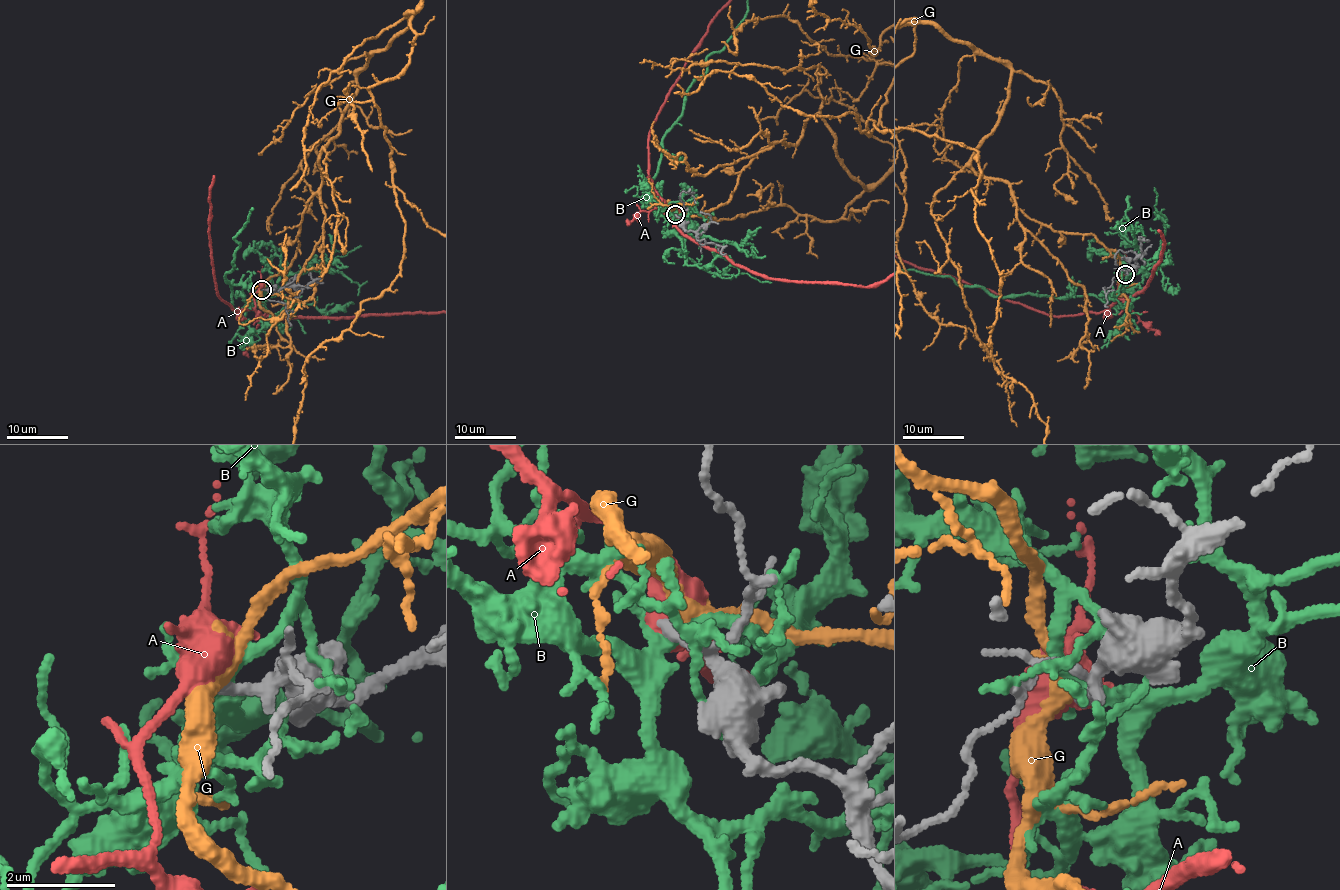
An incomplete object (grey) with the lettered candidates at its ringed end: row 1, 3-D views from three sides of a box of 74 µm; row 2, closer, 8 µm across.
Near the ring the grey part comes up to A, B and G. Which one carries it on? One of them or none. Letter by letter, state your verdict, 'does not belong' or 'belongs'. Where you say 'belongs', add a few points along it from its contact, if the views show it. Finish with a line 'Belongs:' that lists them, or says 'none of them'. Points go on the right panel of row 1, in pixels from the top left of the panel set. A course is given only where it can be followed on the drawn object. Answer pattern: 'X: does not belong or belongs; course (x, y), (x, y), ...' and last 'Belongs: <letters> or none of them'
A: does not belong
B: does not belong
G: does not belong
Belongs: none of them

